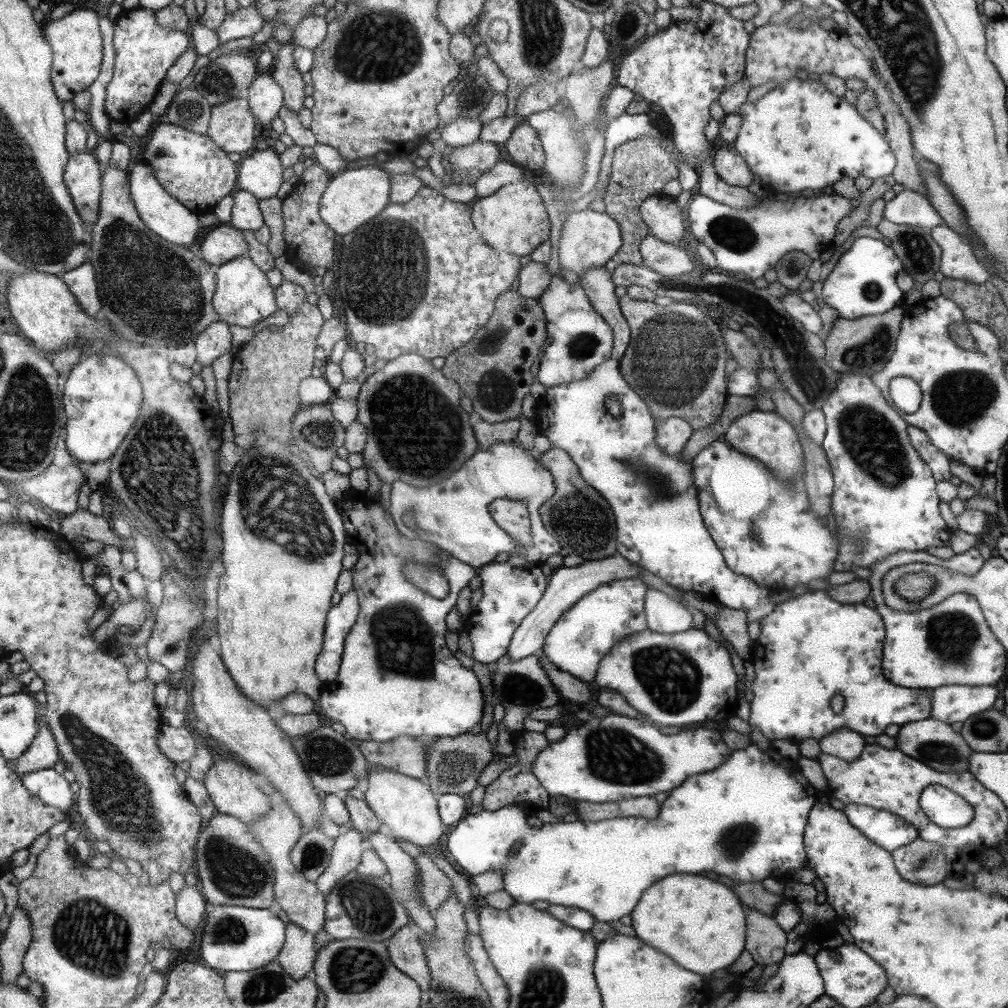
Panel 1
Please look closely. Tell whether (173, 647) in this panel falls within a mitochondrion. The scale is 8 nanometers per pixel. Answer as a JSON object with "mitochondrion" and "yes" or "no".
{"mitochondrion":"yes"}

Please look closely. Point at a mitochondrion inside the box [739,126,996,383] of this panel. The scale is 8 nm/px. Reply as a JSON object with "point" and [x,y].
{"point":[871,349]}

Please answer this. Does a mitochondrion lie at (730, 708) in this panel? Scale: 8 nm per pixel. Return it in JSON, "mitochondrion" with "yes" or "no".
{"mitochondrion":"no"}

